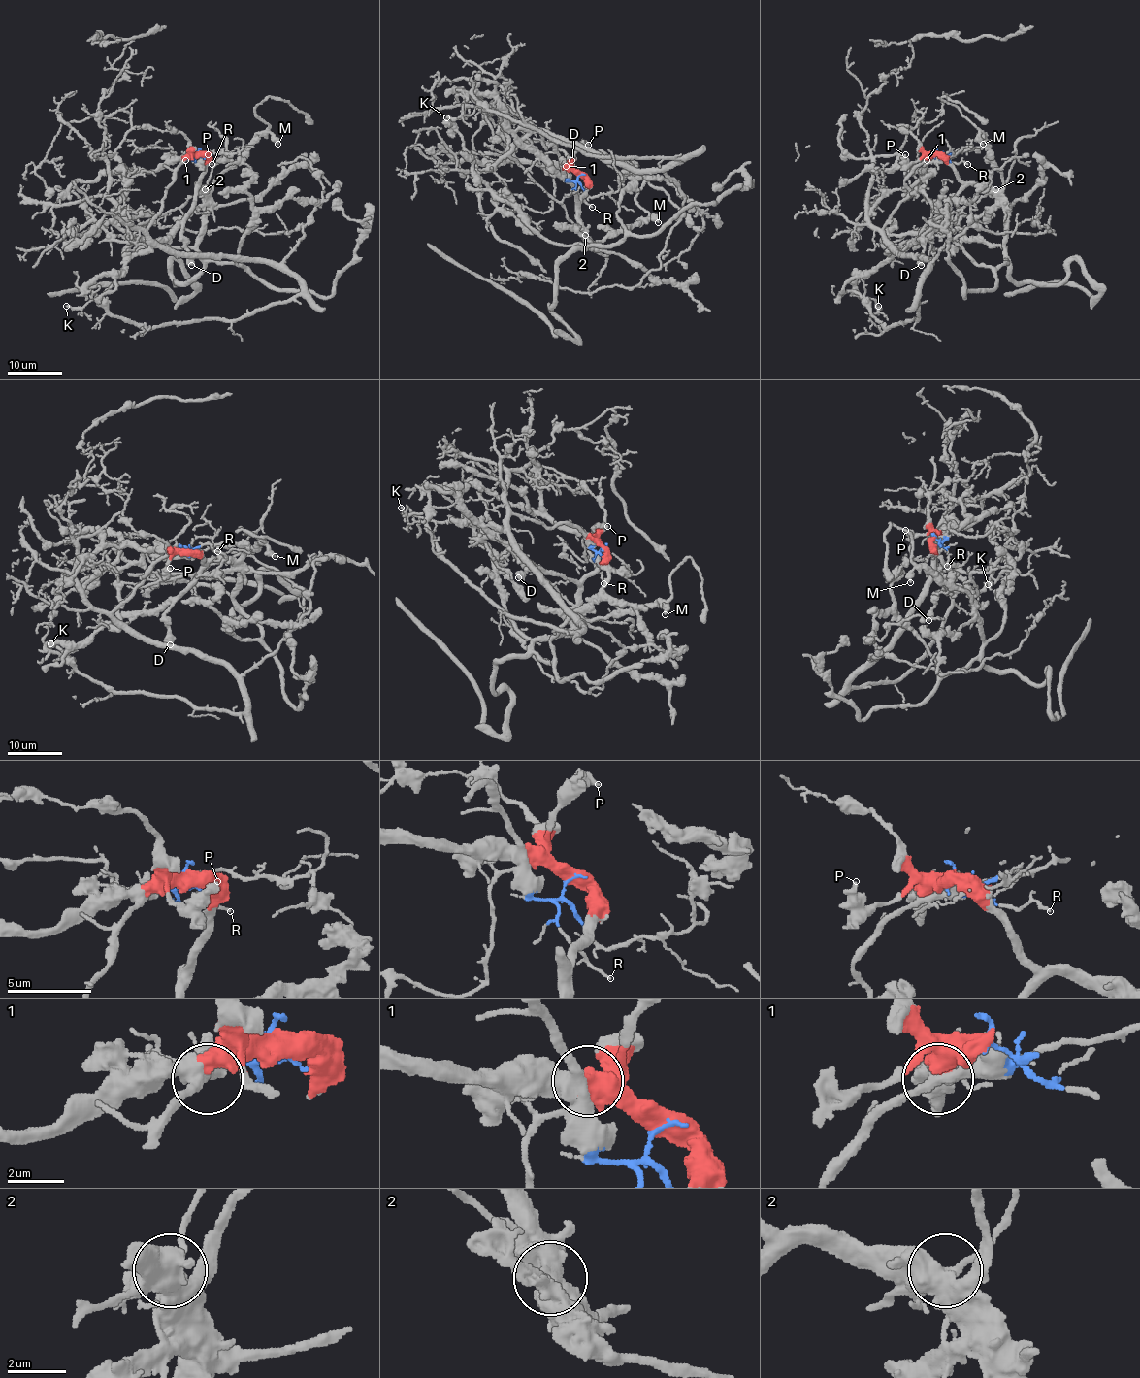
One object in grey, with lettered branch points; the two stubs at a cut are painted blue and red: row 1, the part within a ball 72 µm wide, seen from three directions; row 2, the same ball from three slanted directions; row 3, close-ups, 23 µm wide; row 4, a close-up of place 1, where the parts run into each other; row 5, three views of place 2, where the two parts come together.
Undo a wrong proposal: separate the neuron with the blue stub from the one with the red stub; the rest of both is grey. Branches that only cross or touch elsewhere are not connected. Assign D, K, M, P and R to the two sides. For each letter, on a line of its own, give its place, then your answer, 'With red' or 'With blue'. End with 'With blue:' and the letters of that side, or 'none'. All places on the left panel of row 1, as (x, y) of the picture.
D: Place: (191, 265). With red
K: Place: (66, 306). With blue
M: Place: (277, 144). With red
P: Place: (208, 154). With red
R: Place: (211, 164). With blue
With blue: K, R

